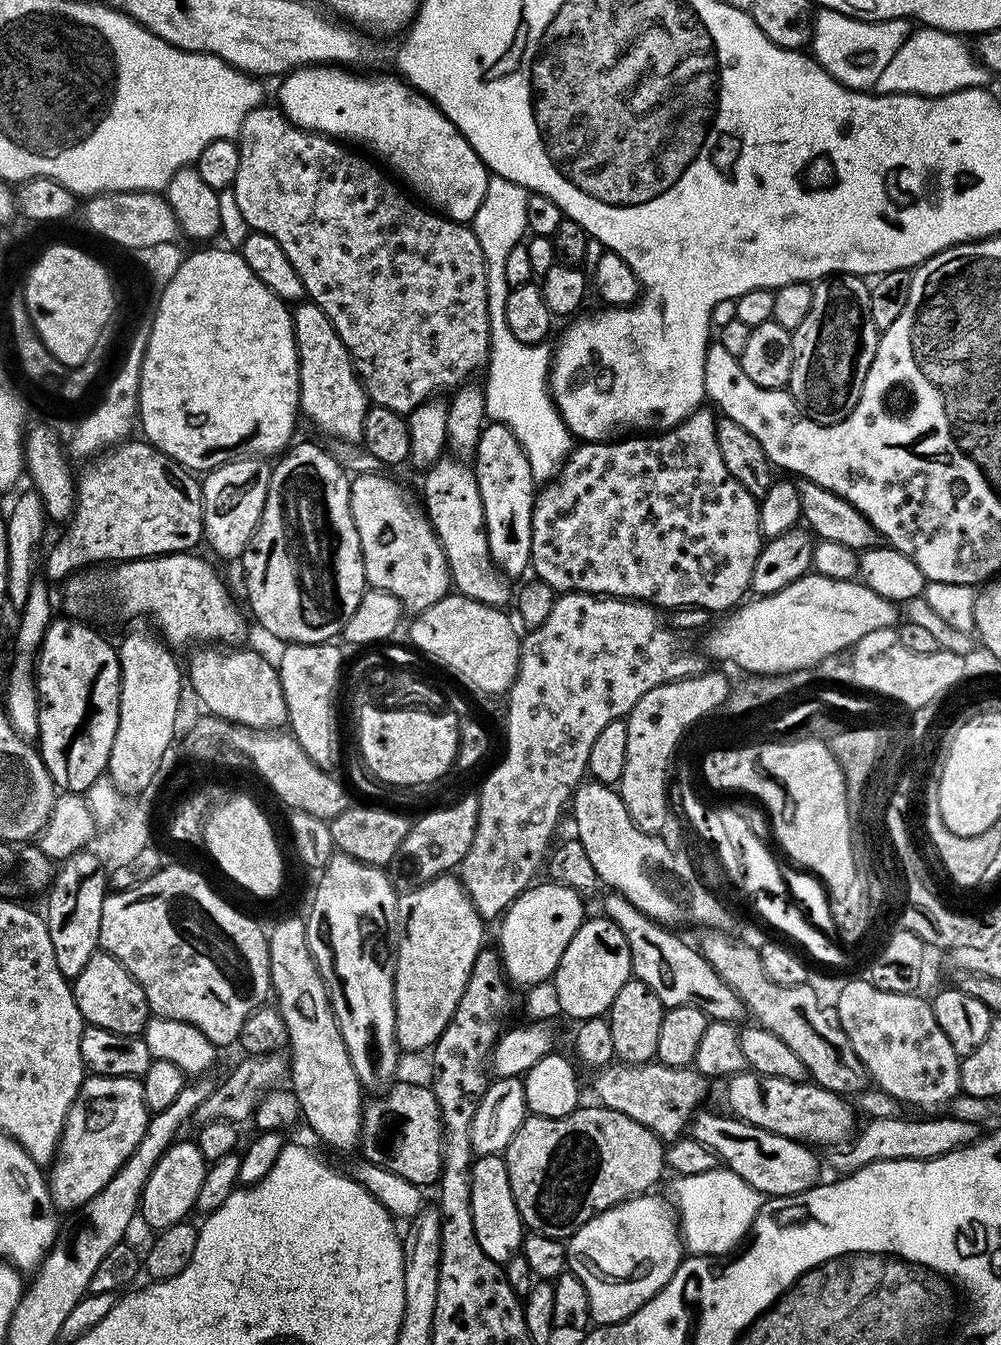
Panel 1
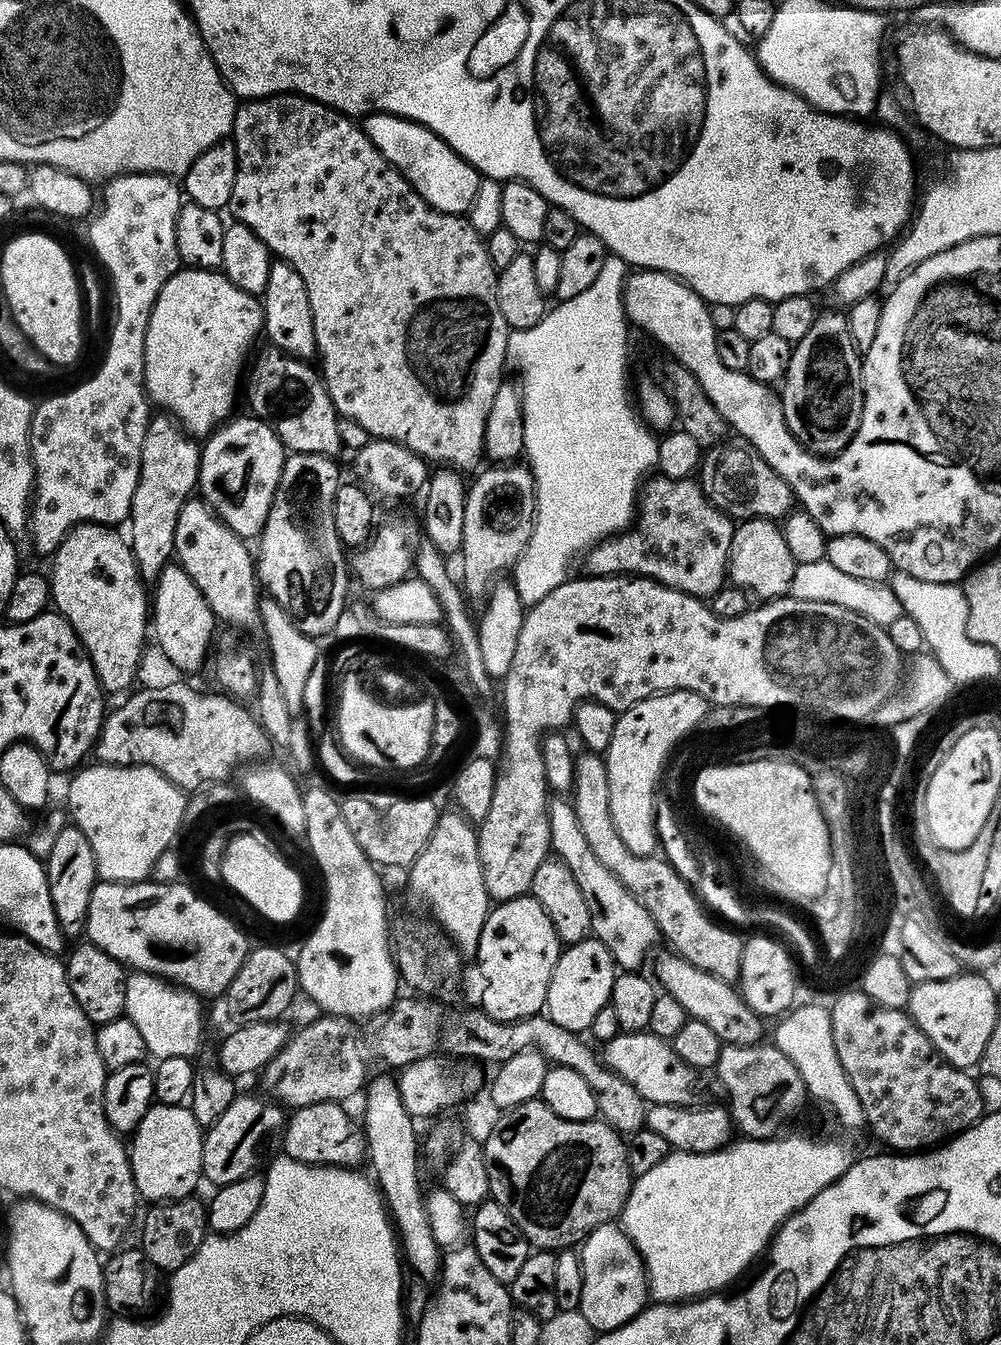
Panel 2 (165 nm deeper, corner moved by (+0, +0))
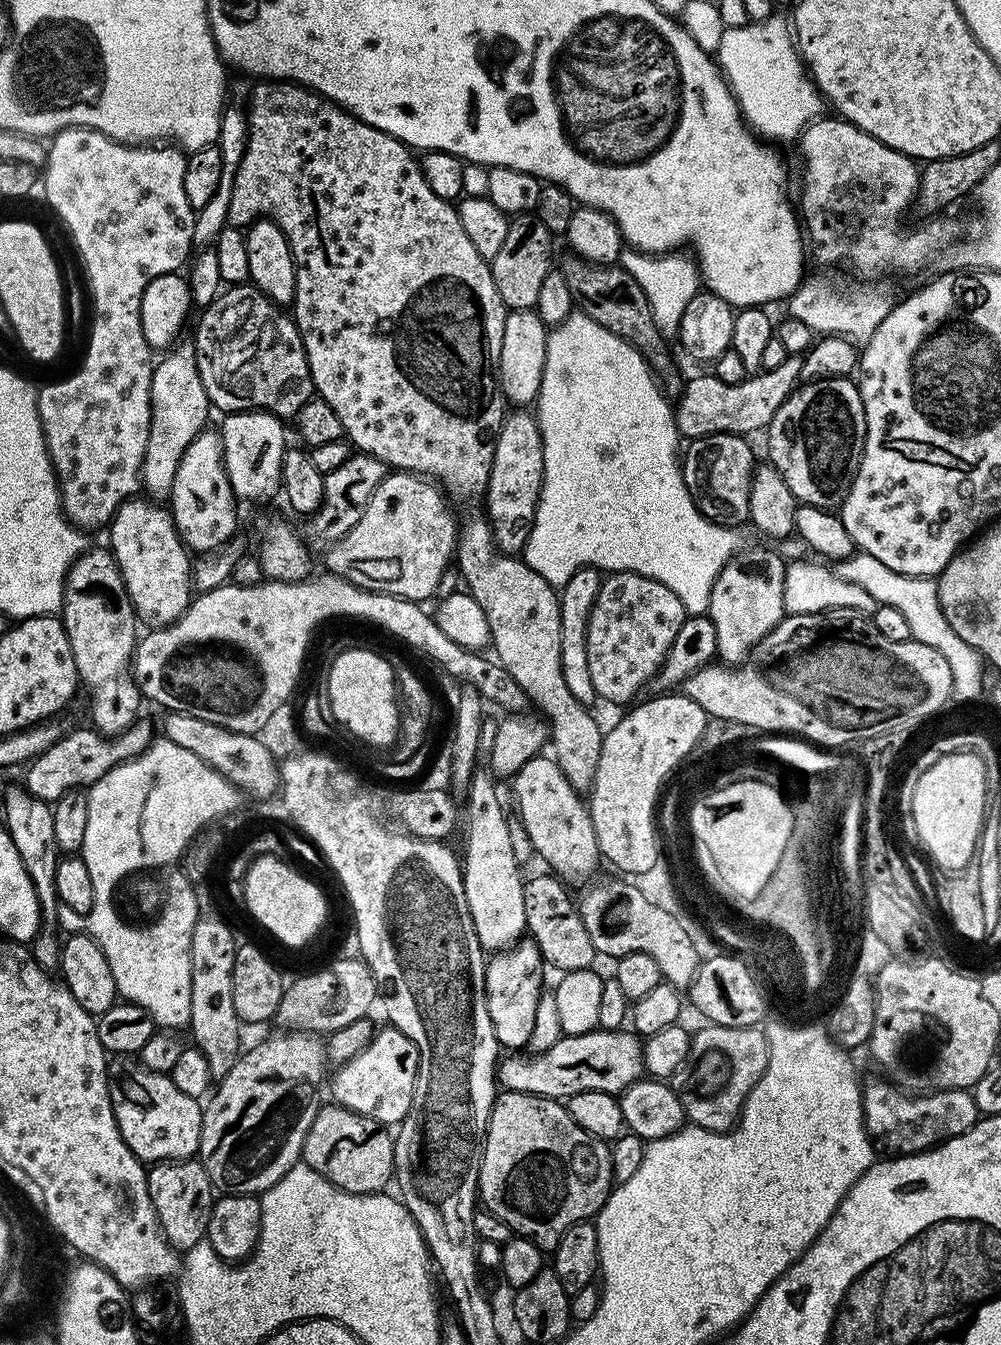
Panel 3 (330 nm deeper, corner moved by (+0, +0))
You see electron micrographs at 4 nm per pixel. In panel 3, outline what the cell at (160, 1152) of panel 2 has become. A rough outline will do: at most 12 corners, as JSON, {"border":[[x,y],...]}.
{"border":[[171,1075],[108,1082],[126,1146],[148,1166],[193,1159],[204,1109]]}

